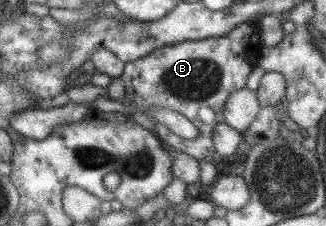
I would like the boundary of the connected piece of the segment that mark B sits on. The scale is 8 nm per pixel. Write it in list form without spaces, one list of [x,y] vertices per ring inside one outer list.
[[[244,22],[224,35],[158,46],[144,56],[124,63],[120,79],[128,100],[140,111],[152,108],[174,110],[186,116],[198,129],[198,137],[193,140],[180,139],[160,123],[154,125],[152,131],[167,146],[198,161],[202,186],[210,186],[216,180],[214,162],[204,160],[204,156],[215,155],[211,135],[216,124],[224,122],[224,102],[231,93],[245,87],[250,70],[258,65],[262,47],[258,25]]]

